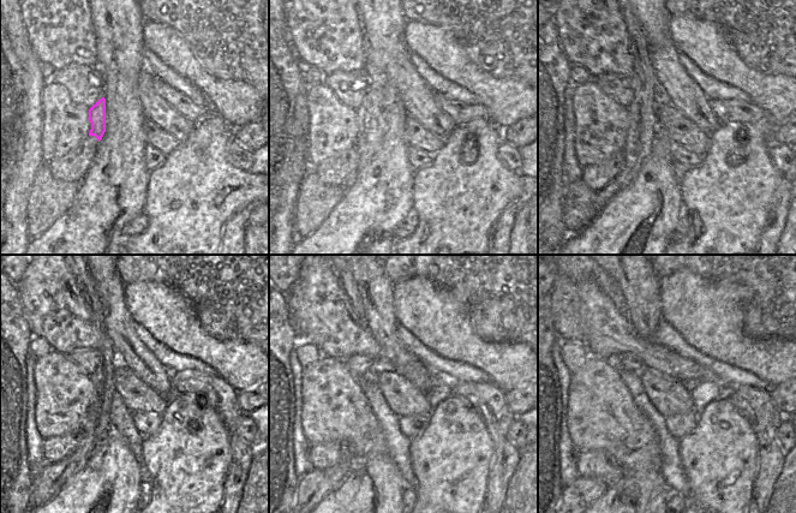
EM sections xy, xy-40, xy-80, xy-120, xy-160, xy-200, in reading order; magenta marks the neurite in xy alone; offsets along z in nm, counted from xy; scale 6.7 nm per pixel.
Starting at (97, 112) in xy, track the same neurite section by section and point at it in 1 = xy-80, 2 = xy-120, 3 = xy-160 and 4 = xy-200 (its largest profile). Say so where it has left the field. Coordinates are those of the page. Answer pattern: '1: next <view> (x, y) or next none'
1: next xy-80 (639, 144)
2: next xy-120 (47, 481)
3: next xy-160 (316, 484)
4: next xy-200 (576, 497)

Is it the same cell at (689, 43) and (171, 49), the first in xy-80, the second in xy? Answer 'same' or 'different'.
same

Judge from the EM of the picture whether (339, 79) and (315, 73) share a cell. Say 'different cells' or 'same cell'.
different cells

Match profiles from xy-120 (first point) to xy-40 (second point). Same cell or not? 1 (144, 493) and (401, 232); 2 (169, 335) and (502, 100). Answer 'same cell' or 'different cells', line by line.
1: same cell
2: same cell

